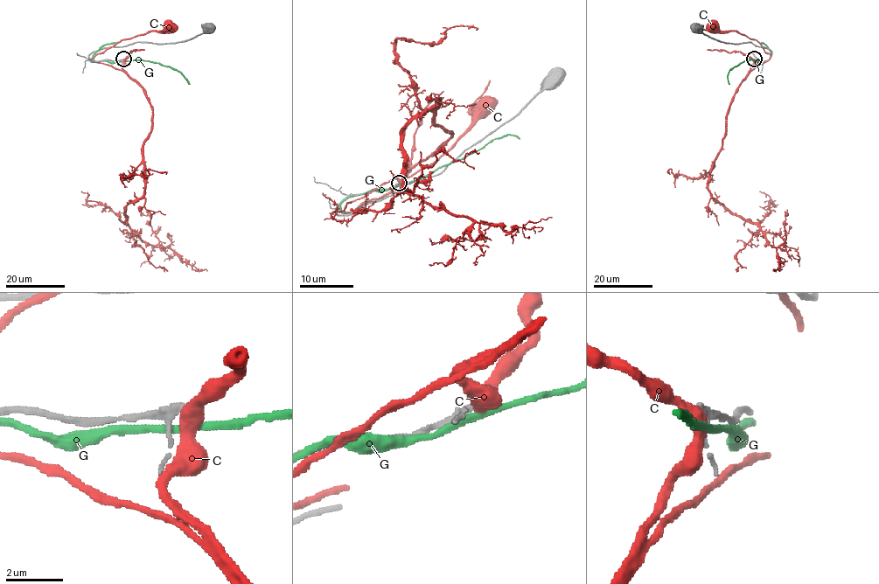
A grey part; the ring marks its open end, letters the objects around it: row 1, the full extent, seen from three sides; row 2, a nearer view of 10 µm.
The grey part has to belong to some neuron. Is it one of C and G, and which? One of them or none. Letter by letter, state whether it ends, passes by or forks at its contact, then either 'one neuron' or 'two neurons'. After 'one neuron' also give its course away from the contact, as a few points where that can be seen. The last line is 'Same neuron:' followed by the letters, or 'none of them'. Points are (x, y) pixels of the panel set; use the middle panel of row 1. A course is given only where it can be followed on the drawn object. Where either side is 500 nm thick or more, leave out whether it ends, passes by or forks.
C: it passes by; two neurons
G: it passes by; two neurons
Same neuron: none of them

